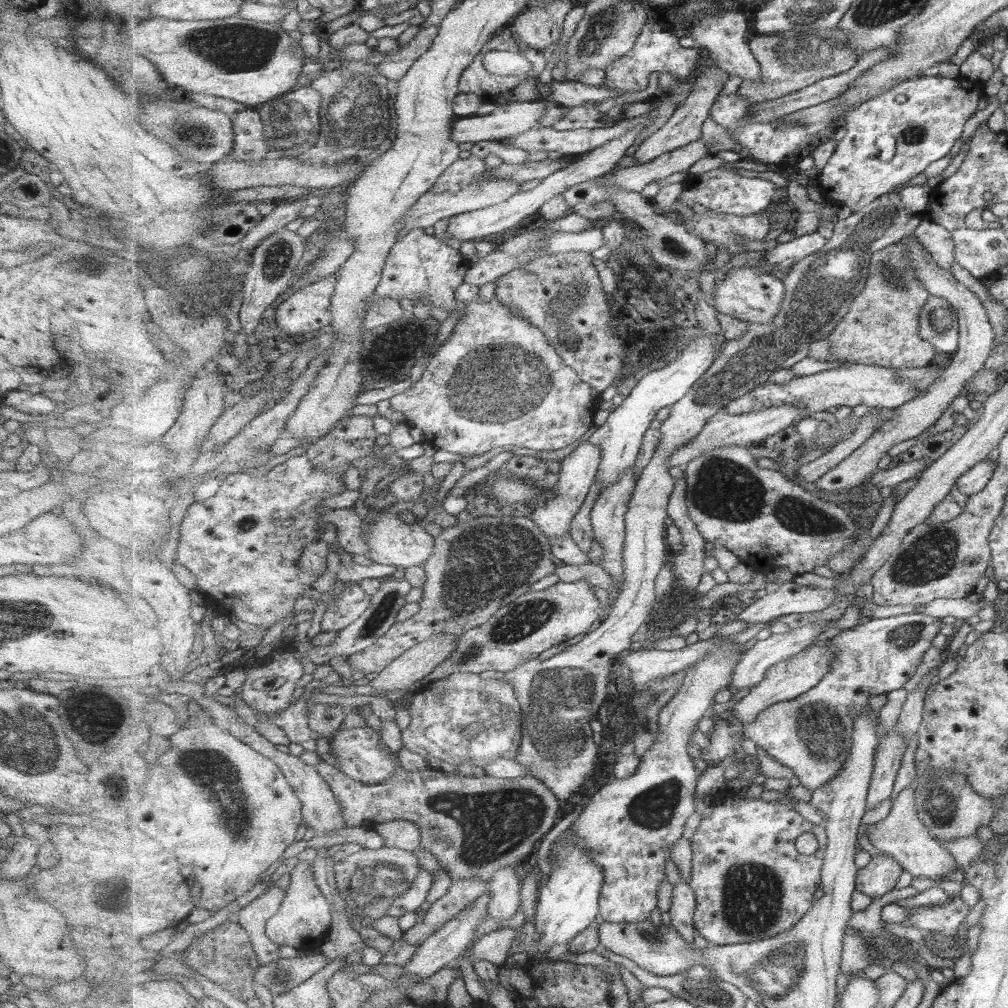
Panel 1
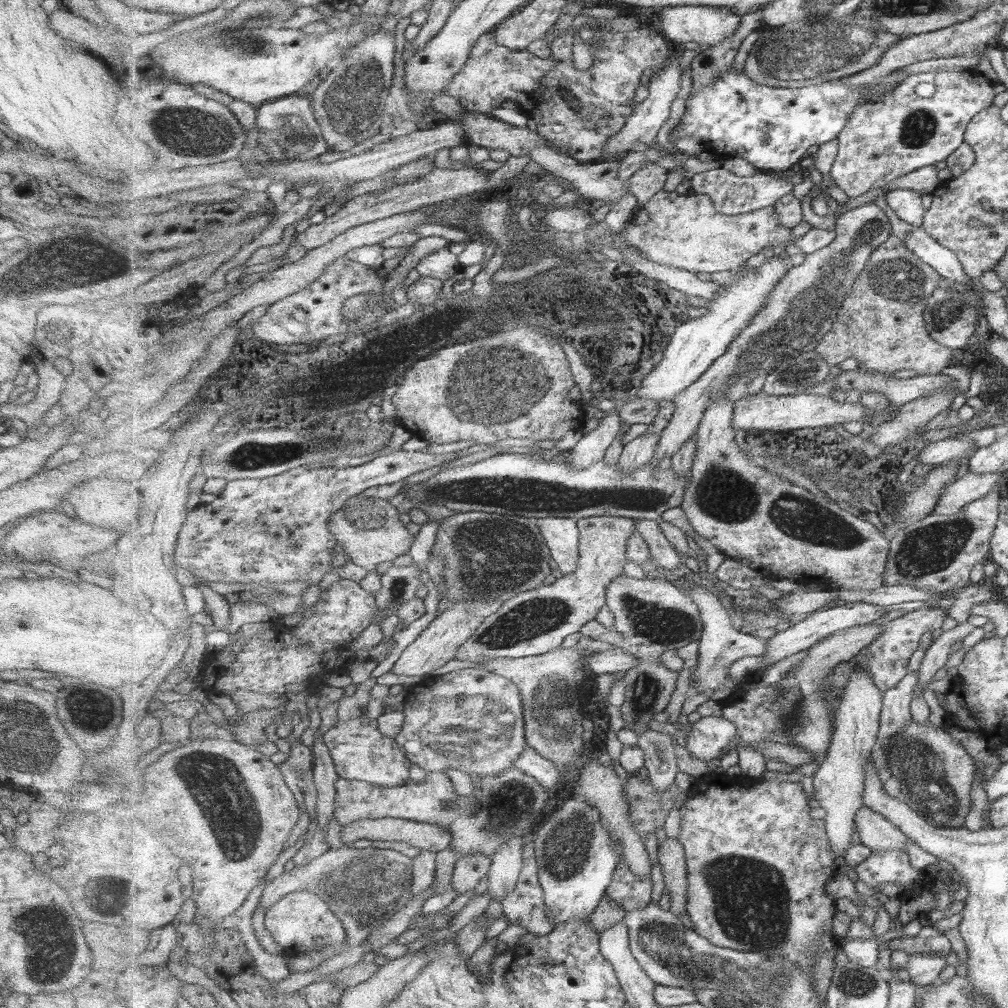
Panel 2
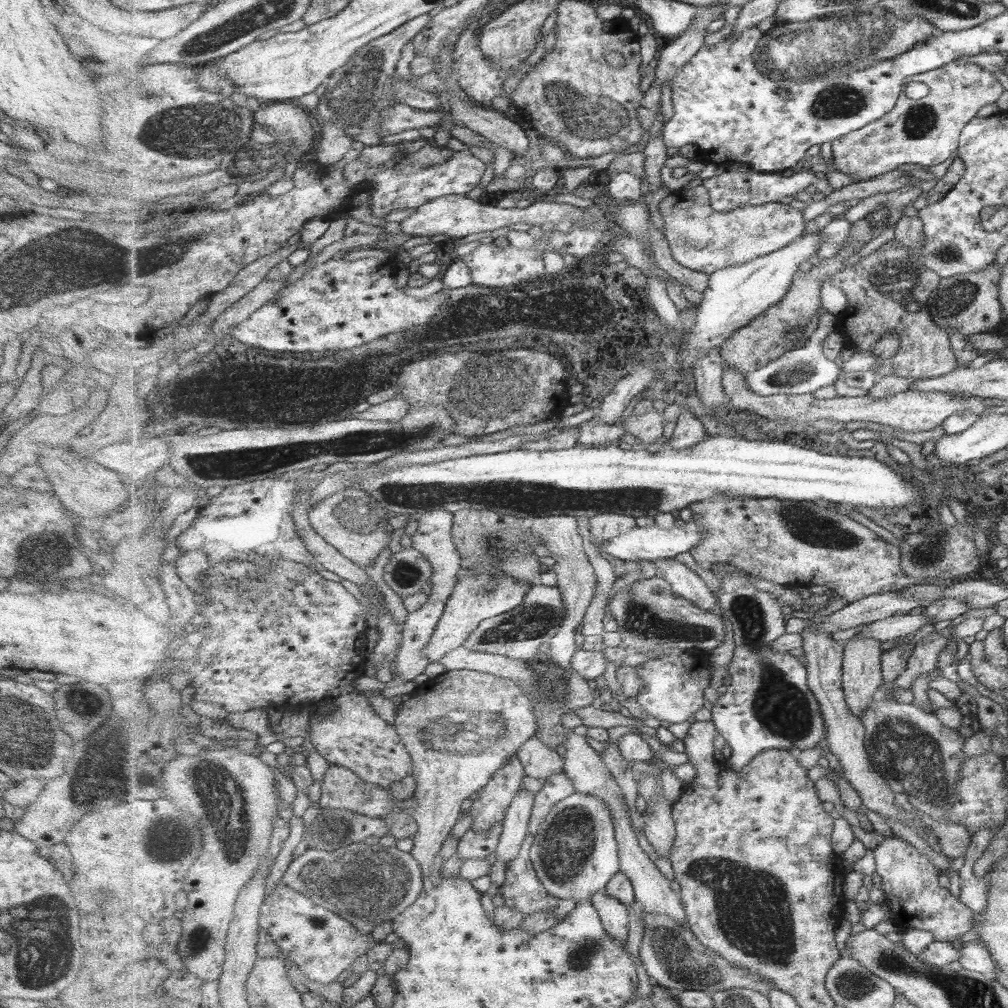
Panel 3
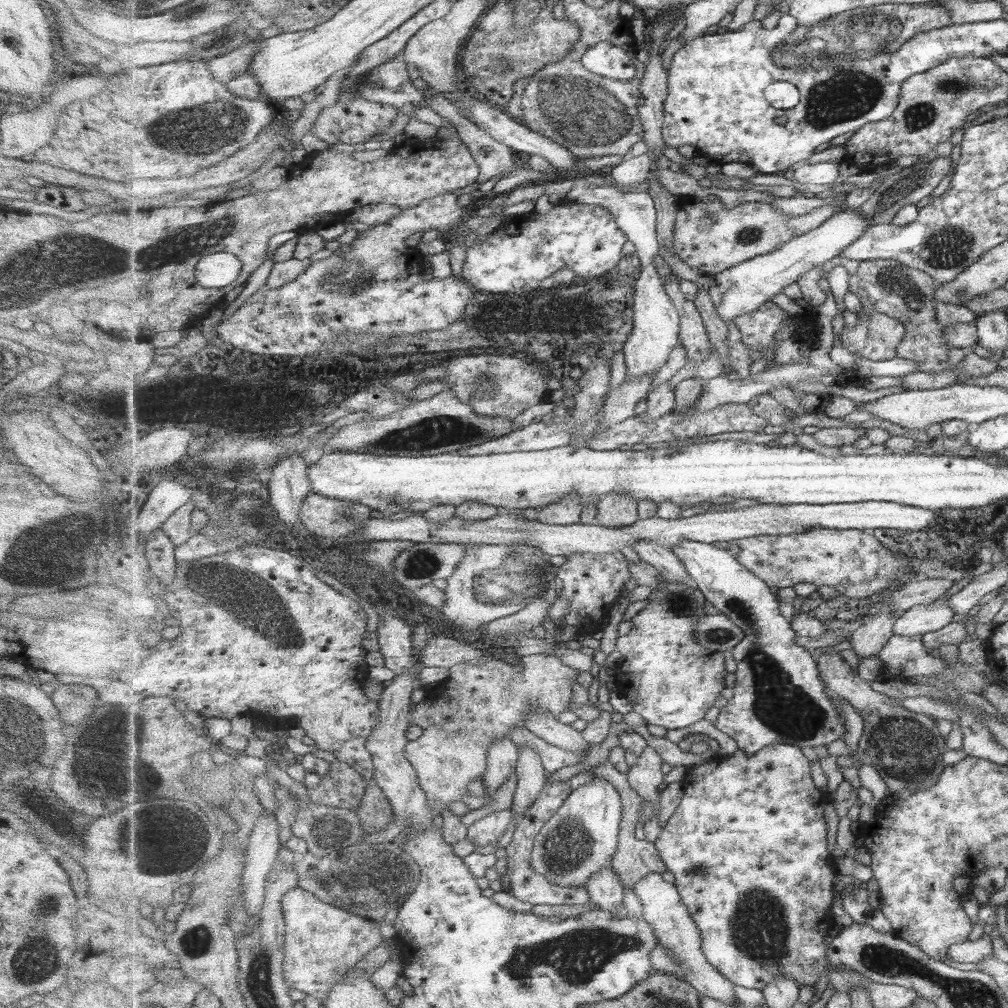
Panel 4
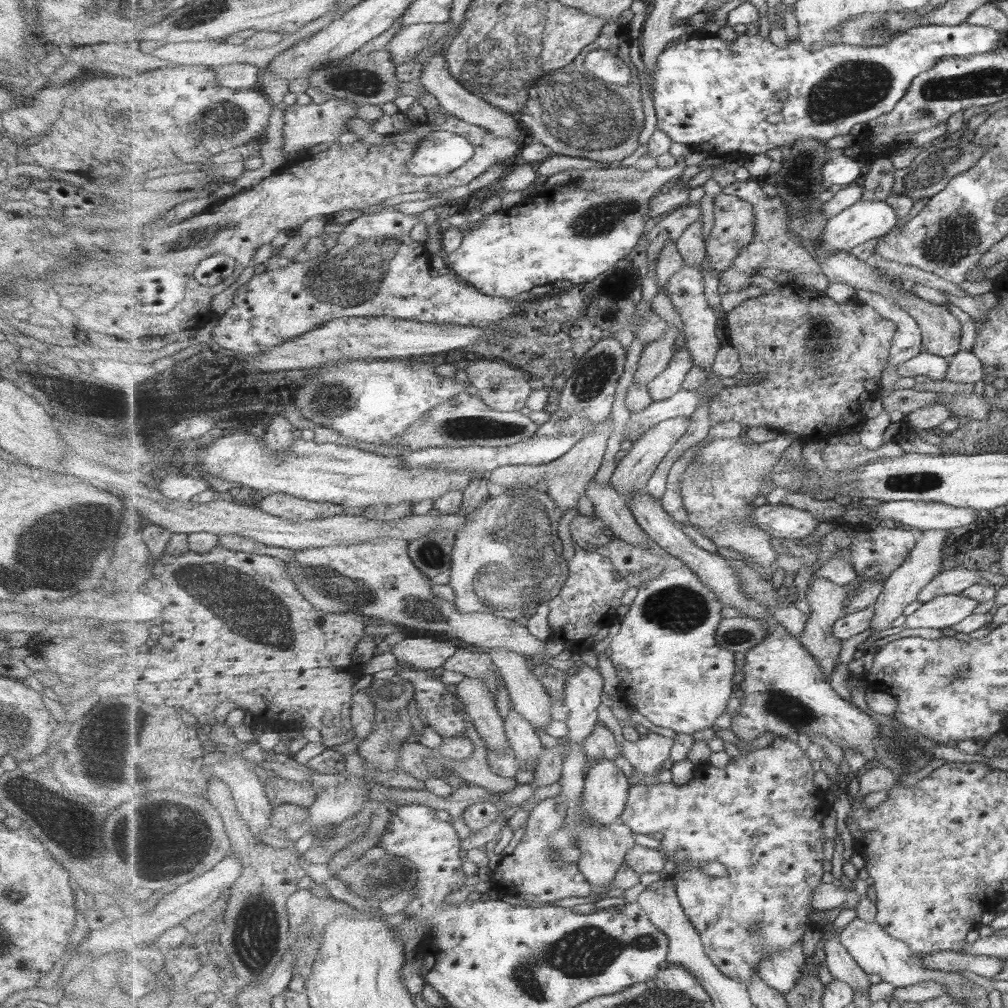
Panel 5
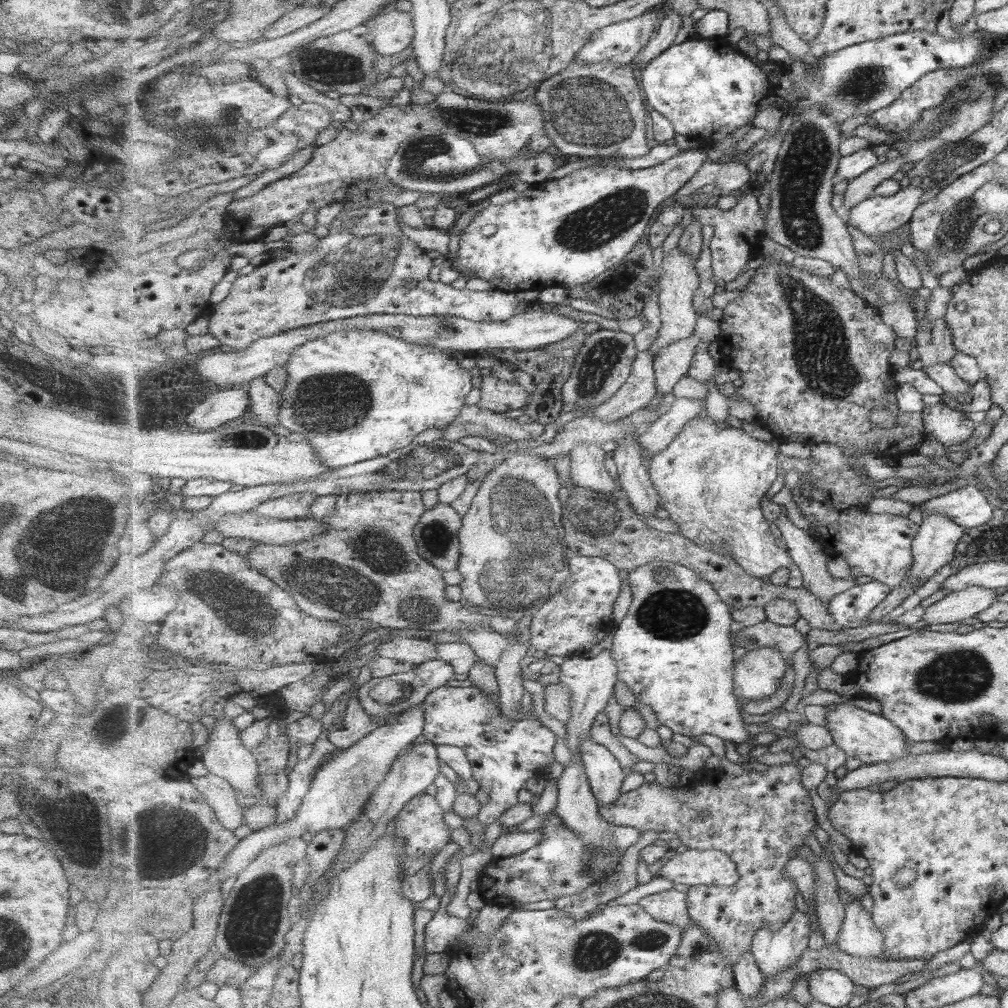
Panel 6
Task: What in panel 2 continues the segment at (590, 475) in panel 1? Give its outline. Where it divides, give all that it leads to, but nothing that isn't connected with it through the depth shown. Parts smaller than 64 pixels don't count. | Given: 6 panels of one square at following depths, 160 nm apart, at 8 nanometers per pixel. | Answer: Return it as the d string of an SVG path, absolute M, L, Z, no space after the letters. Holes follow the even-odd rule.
M618 409L608 411L607 416L601 420L600 426L592 433L583 435L569 451L566 458L574 468L589 468L605 458L607 448L615 444L615 438L623 424L617 411Z

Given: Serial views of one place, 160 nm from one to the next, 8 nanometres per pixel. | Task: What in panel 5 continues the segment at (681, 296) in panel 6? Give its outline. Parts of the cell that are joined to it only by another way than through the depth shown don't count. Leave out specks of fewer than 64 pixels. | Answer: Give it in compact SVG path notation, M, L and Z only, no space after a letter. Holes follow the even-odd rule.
M670 325L664 336L643 348L633 377L634 382L648 385L669 368L674 357L673 346L677 336L679 336L679 330L674 325Z

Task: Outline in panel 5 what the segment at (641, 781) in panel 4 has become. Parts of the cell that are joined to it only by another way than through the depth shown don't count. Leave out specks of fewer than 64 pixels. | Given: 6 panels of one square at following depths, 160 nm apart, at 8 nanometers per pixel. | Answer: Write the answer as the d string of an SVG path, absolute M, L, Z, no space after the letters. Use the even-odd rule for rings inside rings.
M651 734L651 738L643 738L637 742L623 741L623 756L627 757L635 767L635 774L631 777L632 785L641 784L645 776L657 776L657 770L671 758L671 748L675 744L674 738L667 738L661 734Z

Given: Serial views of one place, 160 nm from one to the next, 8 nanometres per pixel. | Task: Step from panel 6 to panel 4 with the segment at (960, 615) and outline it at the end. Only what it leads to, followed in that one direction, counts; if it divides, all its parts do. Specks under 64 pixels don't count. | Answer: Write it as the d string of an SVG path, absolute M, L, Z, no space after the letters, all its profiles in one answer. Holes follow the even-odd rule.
M939 602L939 604L920 605L907 611L902 617L897 619L893 633L900 636L914 636L929 634L943 630L945 626L953 623L955 616L953 607L949 602Z

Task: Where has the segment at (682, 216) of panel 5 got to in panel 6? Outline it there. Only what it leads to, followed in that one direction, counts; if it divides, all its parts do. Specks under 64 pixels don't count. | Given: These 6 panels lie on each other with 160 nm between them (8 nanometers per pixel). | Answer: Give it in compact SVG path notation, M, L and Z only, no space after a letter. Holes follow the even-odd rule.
M741 190L733 192L738 203L730 210L719 210L717 207L693 208L692 217L699 224L710 224L713 227L713 236L708 246L710 247L710 268L712 276L720 278L724 283L737 280L747 268L747 262L761 254L761 242L766 237L767 213L761 210L757 200L758 192Z

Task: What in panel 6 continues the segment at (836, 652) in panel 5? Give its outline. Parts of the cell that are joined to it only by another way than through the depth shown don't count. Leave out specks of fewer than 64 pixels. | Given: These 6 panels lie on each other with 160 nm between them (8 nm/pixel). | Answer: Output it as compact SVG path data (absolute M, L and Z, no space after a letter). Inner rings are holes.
M781 506L781 512L773 522L775 522L780 529L782 538L787 546L787 551L792 556L794 563L803 571L804 587L809 589L815 596L818 596L821 603L829 606L829 603L831 603L831 600L833 600L835 596L843 594L843 592L863 582L863 578L857 578L856 580L854 577L855 581L853 580L852 582L843 580L842 578L835 578L835 576L829 572L828 558L830 554L826 551L822 542L811 533L807 533L801 528L797 528L797 526L787 518L787 512L783 506Z

